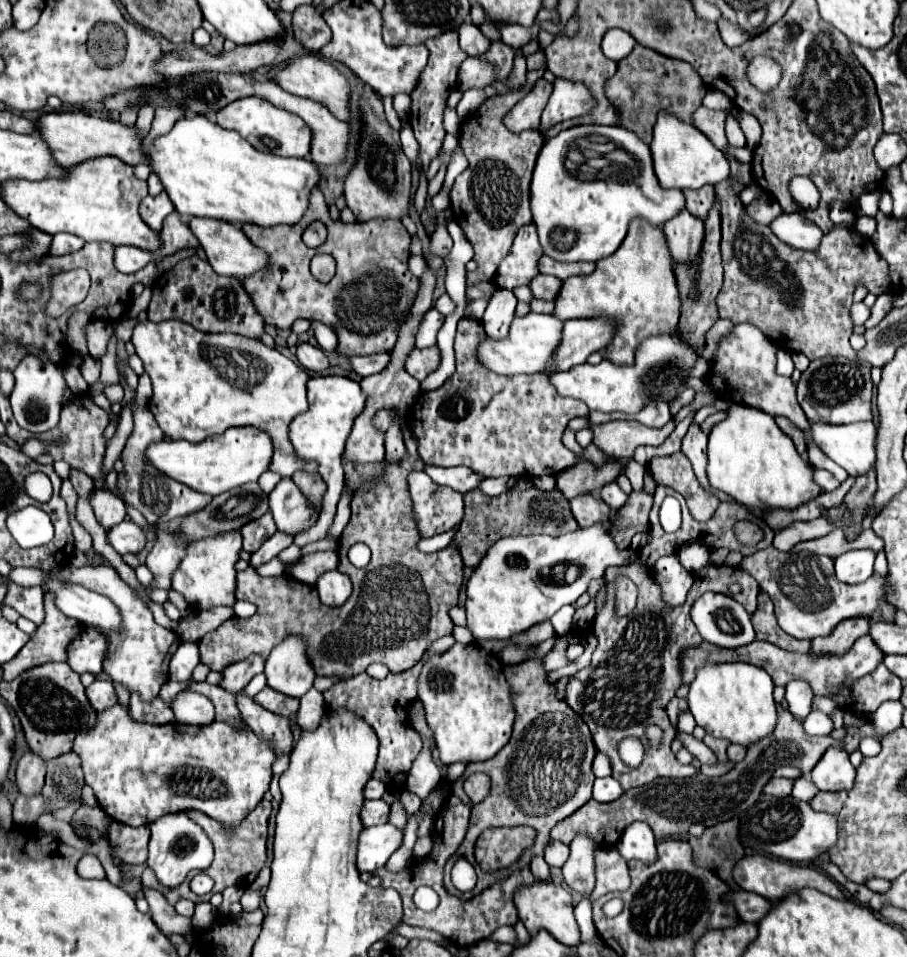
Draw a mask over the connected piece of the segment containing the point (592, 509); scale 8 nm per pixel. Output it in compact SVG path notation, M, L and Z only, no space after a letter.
M578 495L570 499L570 509L580 527L610 521L610 507L602 503L602 499L596 499L594 495Z

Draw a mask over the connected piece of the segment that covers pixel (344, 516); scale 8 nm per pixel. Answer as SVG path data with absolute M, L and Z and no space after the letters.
M344 491L346 495L340 497L338 501L338 509L336 509L336 517L334 517L334 523L330 527L330 531L334 531L334 535L340 535L344 531L344 527L348 525L350 521L350 499L352 499L352 493L350 491Z

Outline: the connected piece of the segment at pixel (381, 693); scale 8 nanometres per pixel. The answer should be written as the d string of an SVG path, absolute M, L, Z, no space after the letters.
M421 659L412 669L400 675L390 673L382 681L372 679L368 673L360 673L352 679L338 681L328 691L324 691L324 701L328 705L328 711L348 709L352 713L358 713L370 727L376 729L376 735L380 739L380 753L378 753L378 763L372 777L392 787L396 785L396 779L398 779L398 789L404 789L410 765L416 753L420 751L420 735L410 727L406 707L412 699L416 699L416 677L423 664L424 661Z

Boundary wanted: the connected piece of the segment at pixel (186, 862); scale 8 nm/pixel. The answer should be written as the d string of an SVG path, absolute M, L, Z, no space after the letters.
M172 813L154 821L150 825L150 831L152 837L150 837L148 867L154 869L156 877L166 887L170 887L170 879L186 879L188 871L196 869L196 863L212 863L214 859L214 845L210 843L208 835L184 813Z

